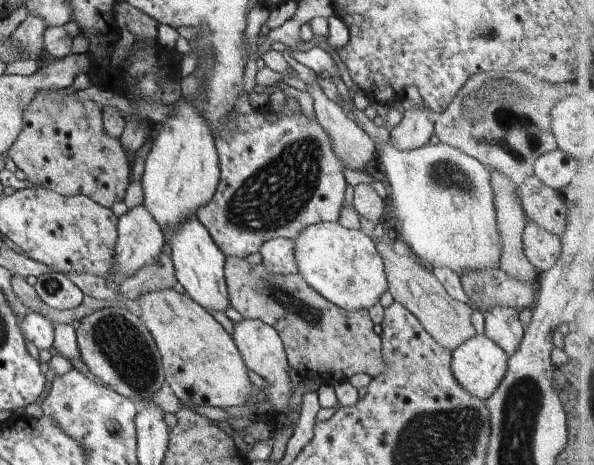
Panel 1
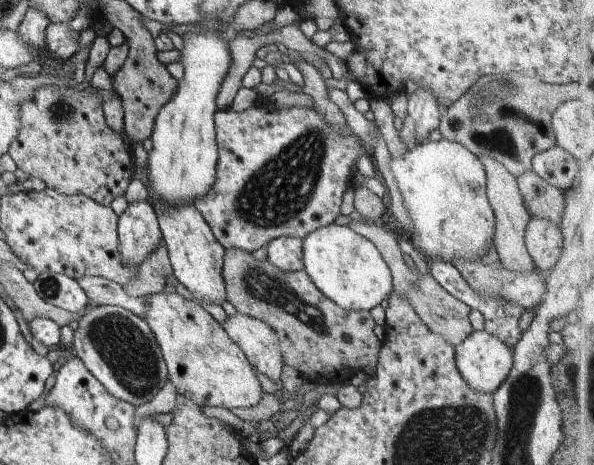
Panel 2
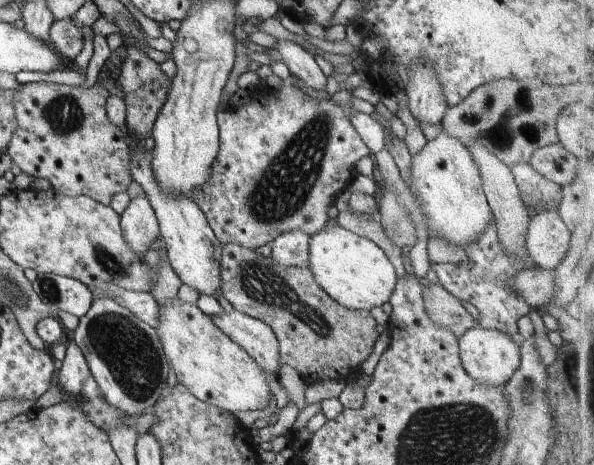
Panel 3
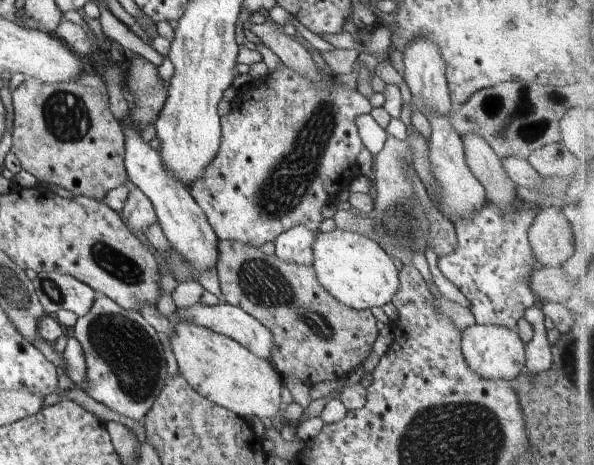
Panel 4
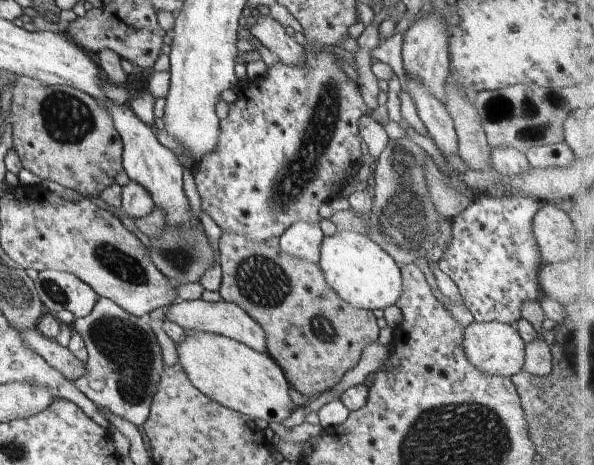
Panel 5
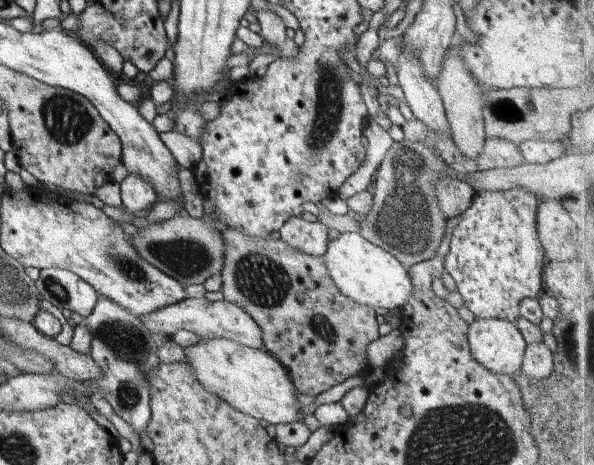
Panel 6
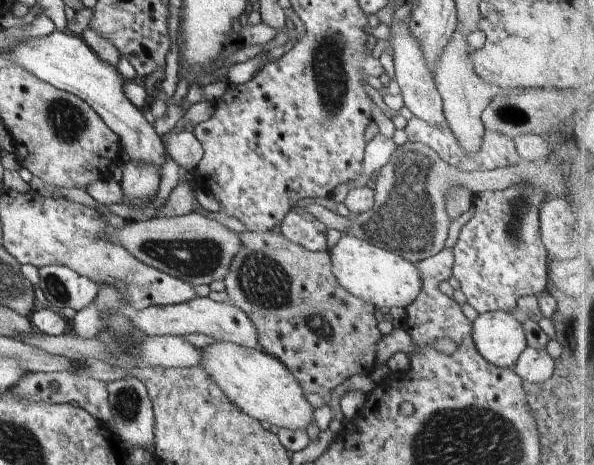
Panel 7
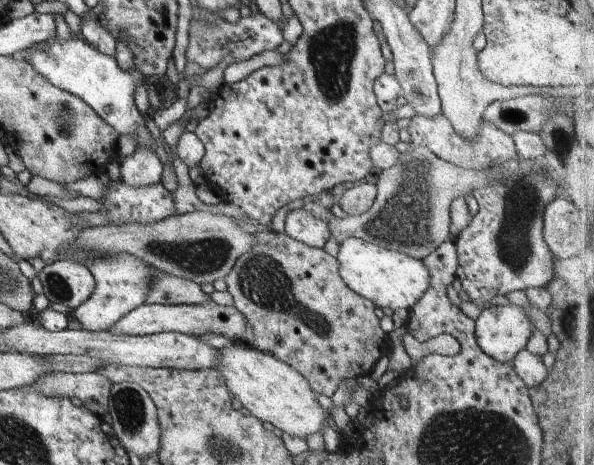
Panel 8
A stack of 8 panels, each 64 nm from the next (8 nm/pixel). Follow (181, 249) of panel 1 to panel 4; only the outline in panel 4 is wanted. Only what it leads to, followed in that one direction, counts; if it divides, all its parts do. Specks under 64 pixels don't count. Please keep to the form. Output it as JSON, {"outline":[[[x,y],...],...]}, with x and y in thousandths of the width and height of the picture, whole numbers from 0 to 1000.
{"outline":[[[215,256],[202,265],[210,292],[210,363],[217,385],[229,396],[258,439],[264,475],[285,520],[285,529],[315,570],[327,602],[350,581],[365,572],[369,555],[365,520],[367,512],[354,486],[345,456],[323,426],[320,411],[298,381],[276,366],[271,351],[268,320],[259,323],[251,305],[242,305],[237,280],[224,271],[222,258]]]}

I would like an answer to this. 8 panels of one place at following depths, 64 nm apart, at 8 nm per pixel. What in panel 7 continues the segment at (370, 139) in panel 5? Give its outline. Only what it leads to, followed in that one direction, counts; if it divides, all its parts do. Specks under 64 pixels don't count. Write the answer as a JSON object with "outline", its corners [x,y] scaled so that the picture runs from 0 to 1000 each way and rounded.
{"outline":[[[640,284],[635,286],[630,299],[625,299],[616,314],[606,374],[582,391],[591,398],[589,409],[614,404],[630,368],[640,366],[657,348],[667,316],[668,310],[658,297],[643,290]]]}

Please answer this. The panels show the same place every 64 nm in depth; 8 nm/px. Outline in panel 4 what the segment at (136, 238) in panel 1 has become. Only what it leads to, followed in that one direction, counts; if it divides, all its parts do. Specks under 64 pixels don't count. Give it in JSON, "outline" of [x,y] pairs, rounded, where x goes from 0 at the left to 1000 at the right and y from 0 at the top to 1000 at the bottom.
{"outline":[[[236,406],[217,413],[207,460],[210,484],[222,503],[242,503],[264,475],[258,439]]]}

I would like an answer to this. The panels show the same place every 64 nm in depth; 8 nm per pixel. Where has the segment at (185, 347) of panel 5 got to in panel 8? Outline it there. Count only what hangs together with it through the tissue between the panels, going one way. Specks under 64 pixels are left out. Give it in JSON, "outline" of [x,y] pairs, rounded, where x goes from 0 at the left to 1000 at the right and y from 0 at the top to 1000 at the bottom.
{"outline":[[[386,740],[367,753],[360,794],[370,802],[387,847],[407,869],[412,886],[497,940],[515,944],[530,929],[542,931],[551,884],[532,865],[530,843],[498,794],[424,744]]]}

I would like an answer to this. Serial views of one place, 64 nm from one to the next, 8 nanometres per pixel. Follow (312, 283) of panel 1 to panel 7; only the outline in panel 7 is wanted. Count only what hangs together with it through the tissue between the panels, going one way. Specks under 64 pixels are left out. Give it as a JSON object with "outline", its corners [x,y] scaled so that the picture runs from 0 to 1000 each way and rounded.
{"outline":[[[579,501],[567,525],[551,538],[557,555],[559,585],[572,615],[638,662],[684,662],[709,622],[709,594],[697,566],[677,557],[653,538],[623,527],[598,505]]]}

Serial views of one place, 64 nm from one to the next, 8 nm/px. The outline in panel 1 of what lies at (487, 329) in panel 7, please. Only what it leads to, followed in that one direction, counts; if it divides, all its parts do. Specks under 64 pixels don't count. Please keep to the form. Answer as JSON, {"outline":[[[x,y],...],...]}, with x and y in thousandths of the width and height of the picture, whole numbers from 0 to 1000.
{"outline":[[[798,720],[761,757],[759,794],[769,824],[795,852],[816,862],[842,830],[855,791],[854,757],[832,740],[818,720]]]}

